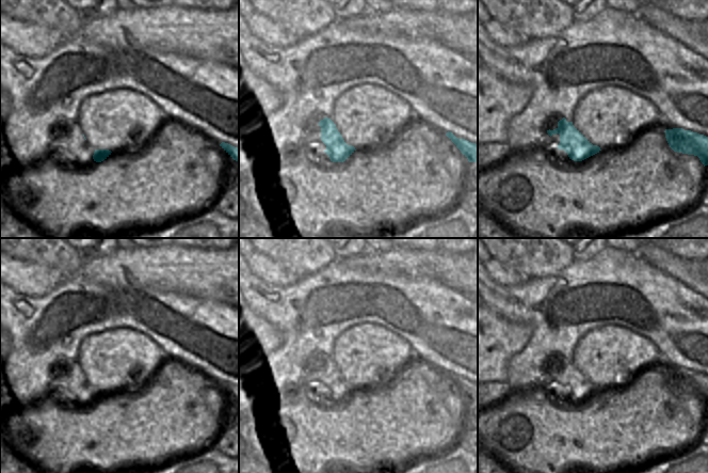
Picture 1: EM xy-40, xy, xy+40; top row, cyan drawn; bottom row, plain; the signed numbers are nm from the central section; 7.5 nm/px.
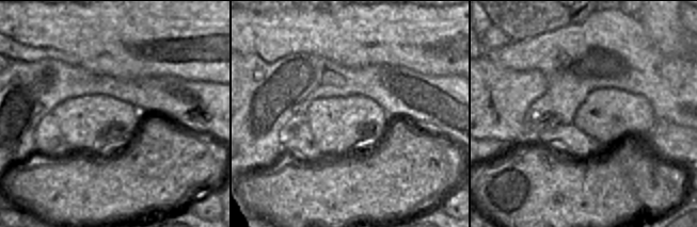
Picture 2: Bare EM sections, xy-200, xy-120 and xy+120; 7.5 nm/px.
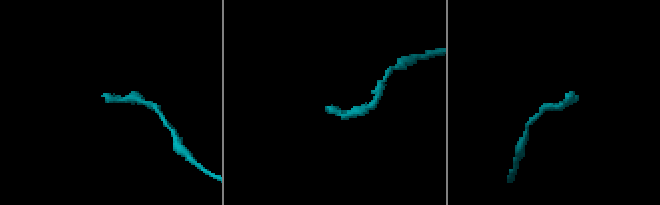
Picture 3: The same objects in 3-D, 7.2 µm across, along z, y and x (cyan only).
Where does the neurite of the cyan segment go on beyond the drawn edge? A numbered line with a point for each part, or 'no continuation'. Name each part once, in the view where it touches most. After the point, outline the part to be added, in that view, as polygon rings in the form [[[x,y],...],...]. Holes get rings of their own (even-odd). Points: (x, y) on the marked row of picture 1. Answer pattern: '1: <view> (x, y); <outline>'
1: xy (312, 139); [[[316,126],[306,131],[306,138],[302,142],[302,147],[318,147],[322,152],[326,149],[326,145],[321,140],[320,126]]]

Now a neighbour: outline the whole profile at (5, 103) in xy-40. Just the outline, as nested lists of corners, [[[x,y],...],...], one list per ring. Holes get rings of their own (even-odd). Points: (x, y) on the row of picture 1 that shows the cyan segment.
[[[0,90],[0,132],[3,123],[12,112],[12,99],[9,94]]]

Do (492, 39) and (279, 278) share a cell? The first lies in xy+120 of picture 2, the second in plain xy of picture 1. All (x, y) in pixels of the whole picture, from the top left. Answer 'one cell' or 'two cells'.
one cell

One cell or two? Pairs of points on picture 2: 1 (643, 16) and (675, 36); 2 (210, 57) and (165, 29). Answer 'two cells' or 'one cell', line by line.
1: one cell
2: one cell

